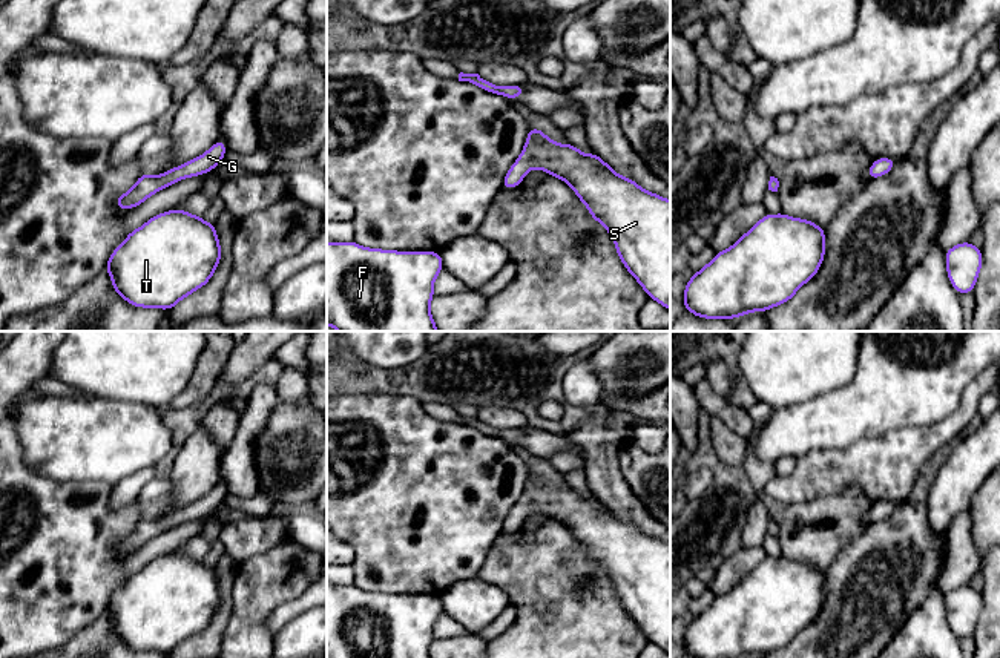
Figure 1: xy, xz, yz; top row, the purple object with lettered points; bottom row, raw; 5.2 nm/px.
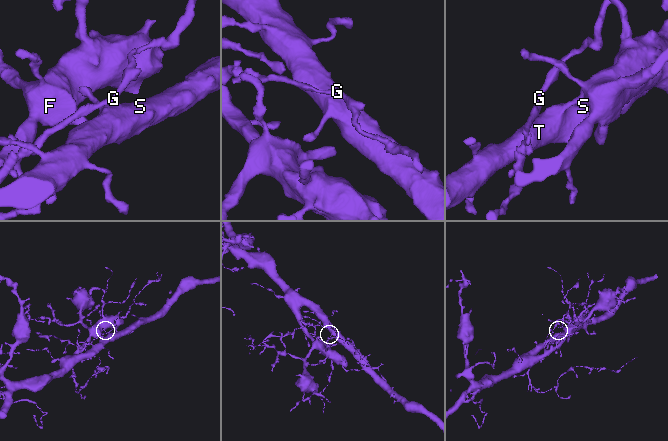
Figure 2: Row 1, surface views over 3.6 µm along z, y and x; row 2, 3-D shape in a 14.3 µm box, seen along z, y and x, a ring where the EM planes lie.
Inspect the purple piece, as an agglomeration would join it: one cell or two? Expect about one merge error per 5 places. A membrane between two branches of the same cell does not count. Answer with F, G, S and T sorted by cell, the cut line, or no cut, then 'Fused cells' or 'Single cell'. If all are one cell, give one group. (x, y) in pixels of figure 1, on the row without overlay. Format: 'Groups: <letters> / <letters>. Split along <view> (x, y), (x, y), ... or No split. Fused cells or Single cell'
Groups: F G S T. No split. Single cell

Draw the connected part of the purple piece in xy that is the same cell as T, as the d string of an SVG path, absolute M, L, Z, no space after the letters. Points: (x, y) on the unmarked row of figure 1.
M173 552L132 574L112 595L104 614L112 621L112 632L130 649L172 653L181 643L204 630L219 606L221 587L215 568Z

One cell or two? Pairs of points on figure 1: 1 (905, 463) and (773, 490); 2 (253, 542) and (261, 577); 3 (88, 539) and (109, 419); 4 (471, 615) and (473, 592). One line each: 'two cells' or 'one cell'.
1: one cell
2: two cells
3: two cells
4: one cell

